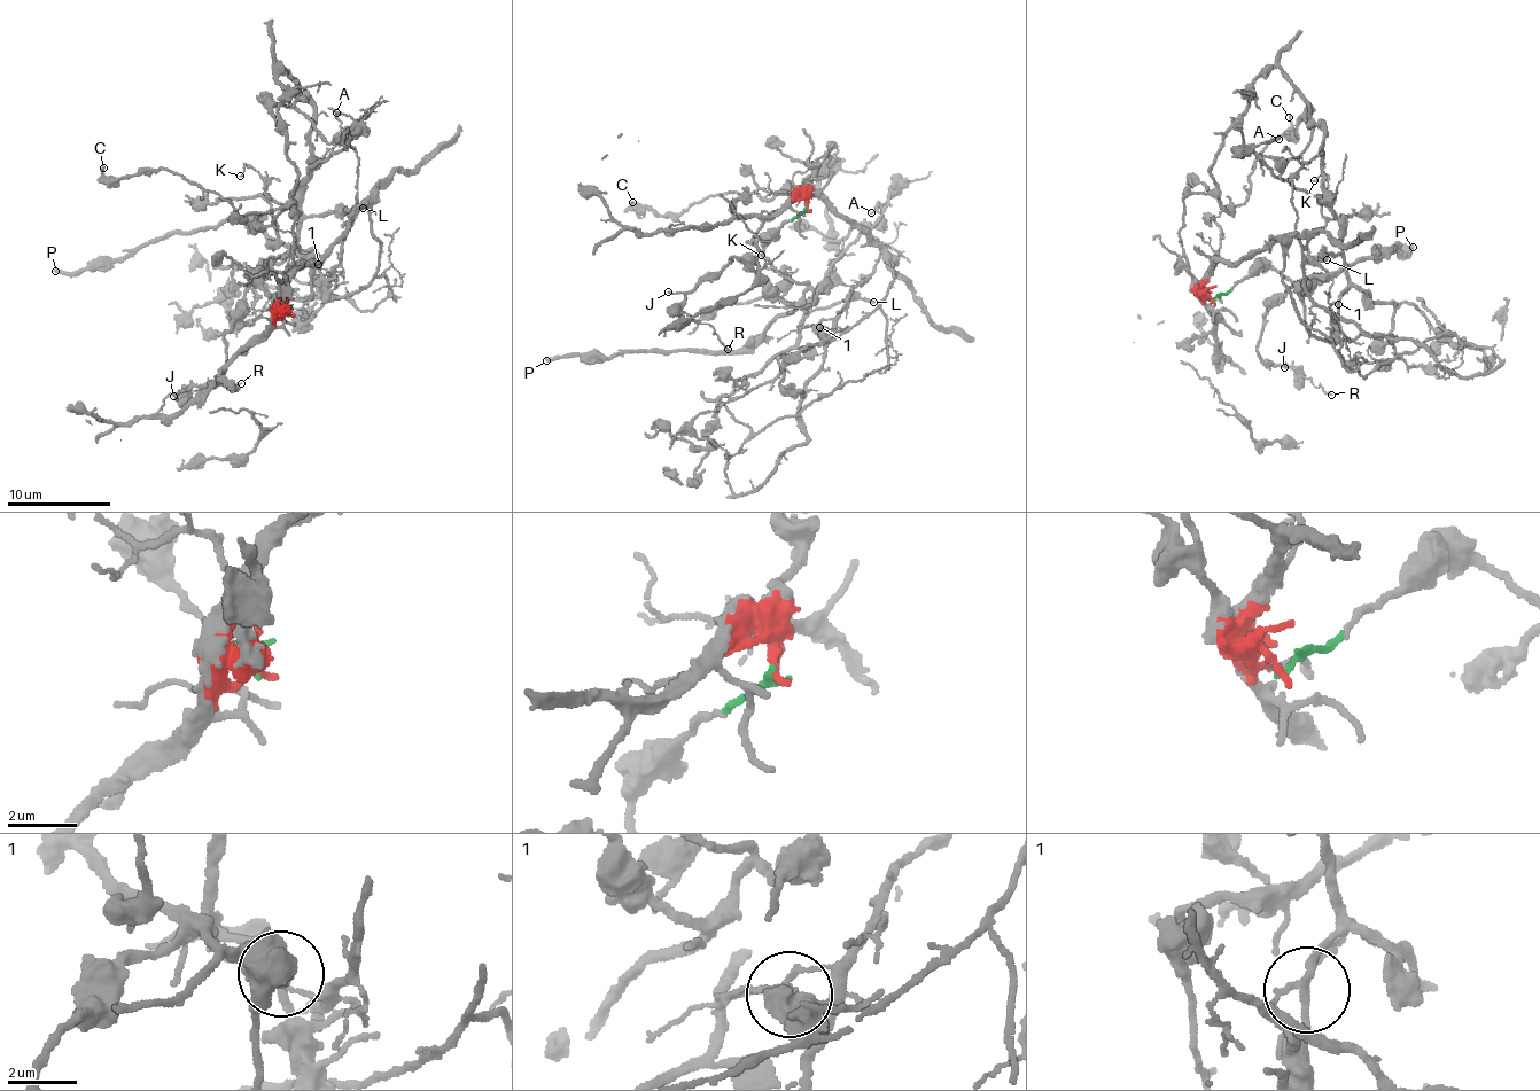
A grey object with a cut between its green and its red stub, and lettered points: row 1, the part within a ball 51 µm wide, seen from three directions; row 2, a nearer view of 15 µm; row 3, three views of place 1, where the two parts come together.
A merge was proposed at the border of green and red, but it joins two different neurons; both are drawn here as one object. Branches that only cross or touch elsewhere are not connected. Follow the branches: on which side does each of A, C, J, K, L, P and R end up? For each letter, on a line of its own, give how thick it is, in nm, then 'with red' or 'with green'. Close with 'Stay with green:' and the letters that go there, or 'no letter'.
A: calibre 140 nm; with red
C: calibre 170 nm; with red
J: calibre 120 nm; with green
K: calibre 110 nm; with red
L: calibre 220 nm; with red
P: calibre 280 nm; with green
R: calibre 110 nm; with green
Stay with green: J, P, R

